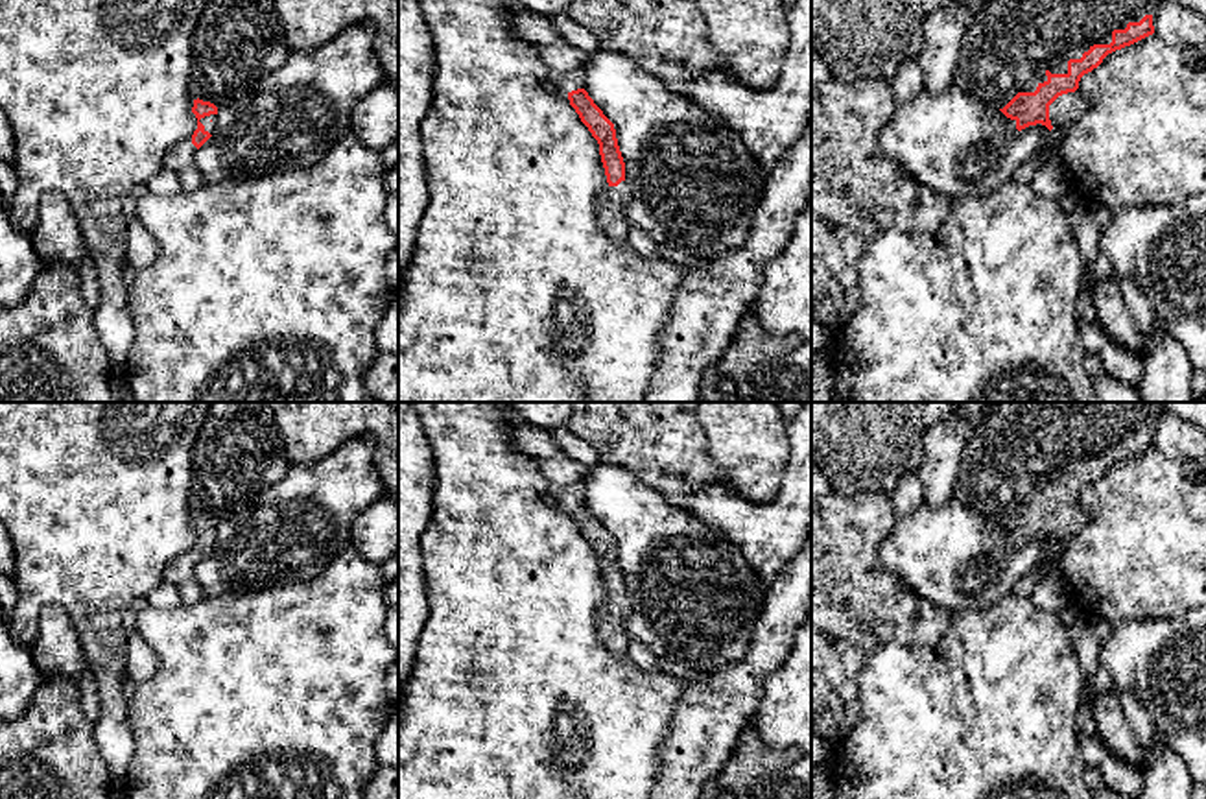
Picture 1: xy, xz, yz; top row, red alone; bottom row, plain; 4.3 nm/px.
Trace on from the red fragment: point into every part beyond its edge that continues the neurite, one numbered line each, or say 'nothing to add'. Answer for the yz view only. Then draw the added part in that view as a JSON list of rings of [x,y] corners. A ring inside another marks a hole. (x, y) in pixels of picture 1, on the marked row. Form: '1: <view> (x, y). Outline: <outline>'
1: yz (1007, 48). Outline: [[[988,0],[963,39],[955,83],[977,101],[1003,109],[1018,92],[1035,92],[1047,81],[1047,70],[1068,74],[1070,59],[1081,59],[1094,44],[1110,44],[1114,30],[1125,30],[1129,22],[1154,15],[1158,4],[1160,0]]]
2: yz (1068, 107). Outline: [[[1081,92],[1062,94],[1049,105],[1051,125],[1071,125],[1088,107],[1090,100]]]

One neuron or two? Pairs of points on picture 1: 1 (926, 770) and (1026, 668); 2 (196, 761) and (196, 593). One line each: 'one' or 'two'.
1: one
2: two

